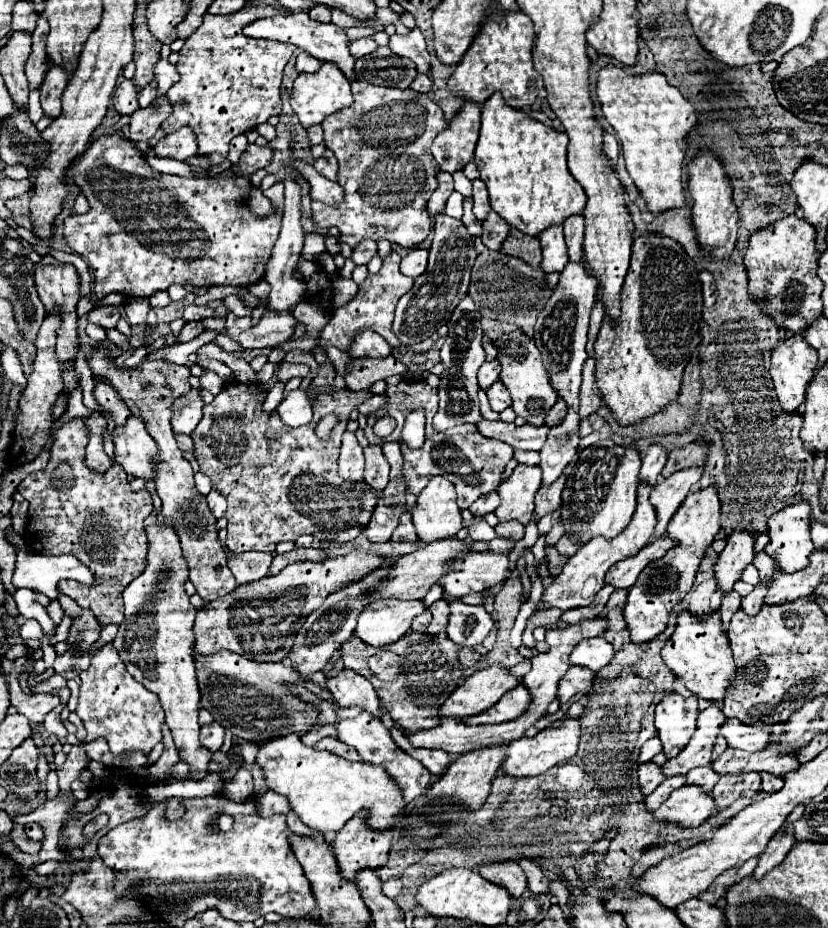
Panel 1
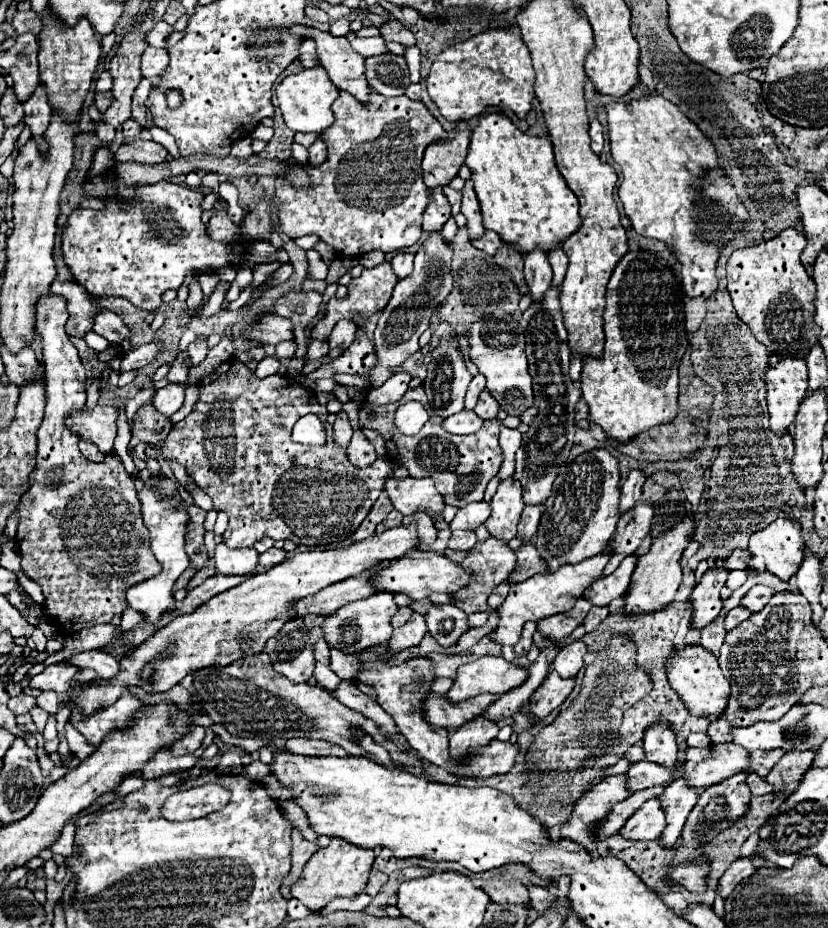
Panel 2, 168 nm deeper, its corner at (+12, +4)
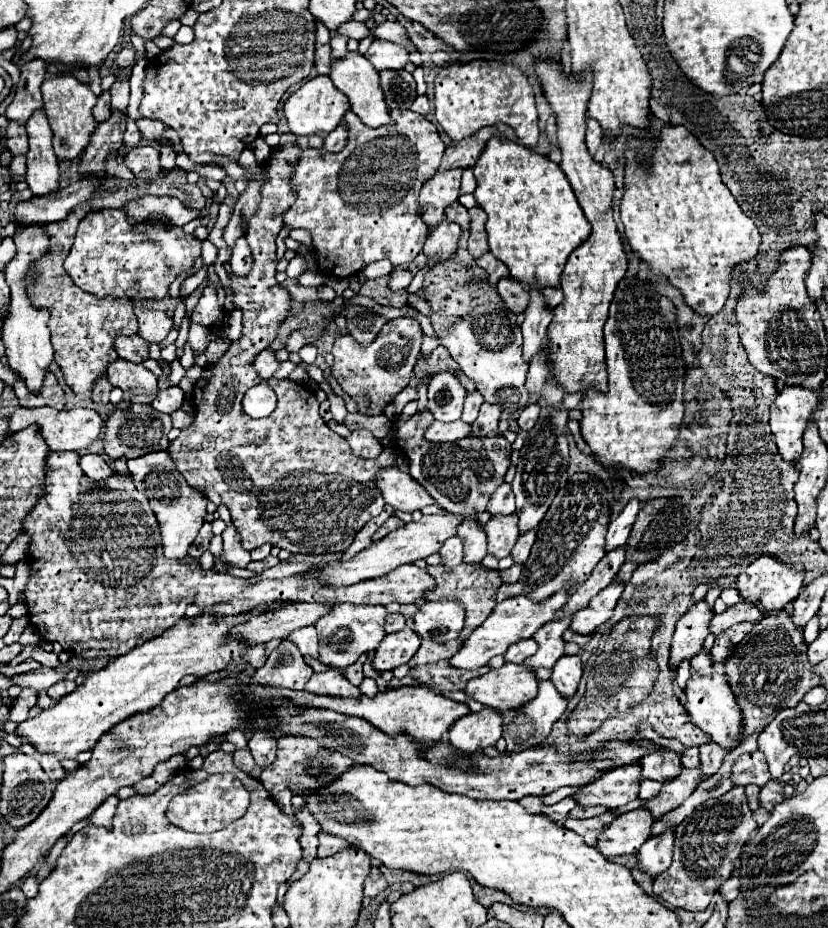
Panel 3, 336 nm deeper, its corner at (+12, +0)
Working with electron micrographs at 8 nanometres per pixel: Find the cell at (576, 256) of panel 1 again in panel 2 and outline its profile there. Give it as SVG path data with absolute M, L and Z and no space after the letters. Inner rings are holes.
M555 245L549 251L549 261L551 261L551 267L553 267L553 285L561 285L563 277L567 273L567 255L561 249L561 245Z

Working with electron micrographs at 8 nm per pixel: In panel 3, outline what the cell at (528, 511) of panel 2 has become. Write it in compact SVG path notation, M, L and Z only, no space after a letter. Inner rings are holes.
M527 531L523 535L519 535L513 551L511 551L511 557L517 565L523 565L529 557L529 551L531 551L531 545L535 543L535 531Z

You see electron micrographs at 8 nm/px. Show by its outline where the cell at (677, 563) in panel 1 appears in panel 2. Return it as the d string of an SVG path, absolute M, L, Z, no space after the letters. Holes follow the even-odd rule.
M683 515L681 521L669 529L667 533L661 533L659 537L651 539L651 549L649 553L641 555L637 561L637 567L633 571L629 589L625 593L625 615L647 615L647 613L655 613L661 611L663 607L667 607L669 603L673 603L677 587L681 585L681 557L685 547L689 545L693 531L695 531L695 523L693 523L693 515Z

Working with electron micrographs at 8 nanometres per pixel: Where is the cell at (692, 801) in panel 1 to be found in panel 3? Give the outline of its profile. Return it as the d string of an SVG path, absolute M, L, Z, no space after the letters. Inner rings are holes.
M629 811L623 813L621 817L613 819L605 831L597 837L597 849L605 857L617 857L617 855L627 855L627 853L637 853L639 847L649 839L653 825L653 817L649 811Z

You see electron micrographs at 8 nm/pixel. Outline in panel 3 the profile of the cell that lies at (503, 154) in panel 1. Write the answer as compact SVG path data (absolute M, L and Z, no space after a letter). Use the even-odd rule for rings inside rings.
M493 137L485 151L481 153L477 165L475 165L475 177L477 177L477 191L473 193L477 203L485 209L489 215L487 219L487 237L489 237L489 251L507 265L509 275L525 285L539 283L541 287L559 287L559 277L563 273L563 267L567 263L567 257L577 249L589 235L591 235L591 223L585 219L581 205L577 203L577 197L559 169L557 163L553 163L547 157L537 155L535 151L523 147L521 143L511 143L507 139Z

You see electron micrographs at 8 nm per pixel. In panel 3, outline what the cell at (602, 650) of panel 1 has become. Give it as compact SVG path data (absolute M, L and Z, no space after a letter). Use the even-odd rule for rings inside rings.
M565 655L561 657L551 673L551 683L555 685L555 689L565 697L571 699L579 687L581 681L581 673L583 673L583 665L581 659L577 655Z

